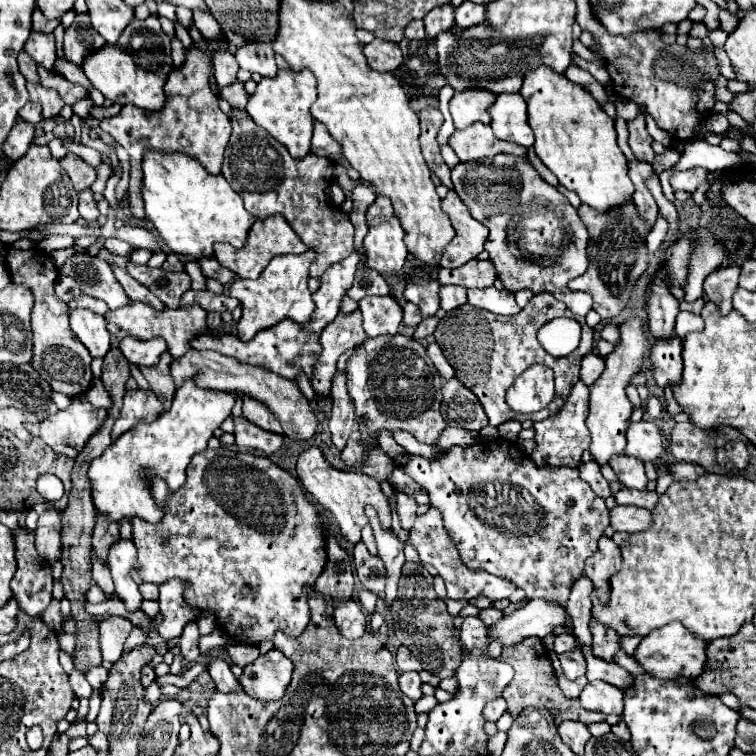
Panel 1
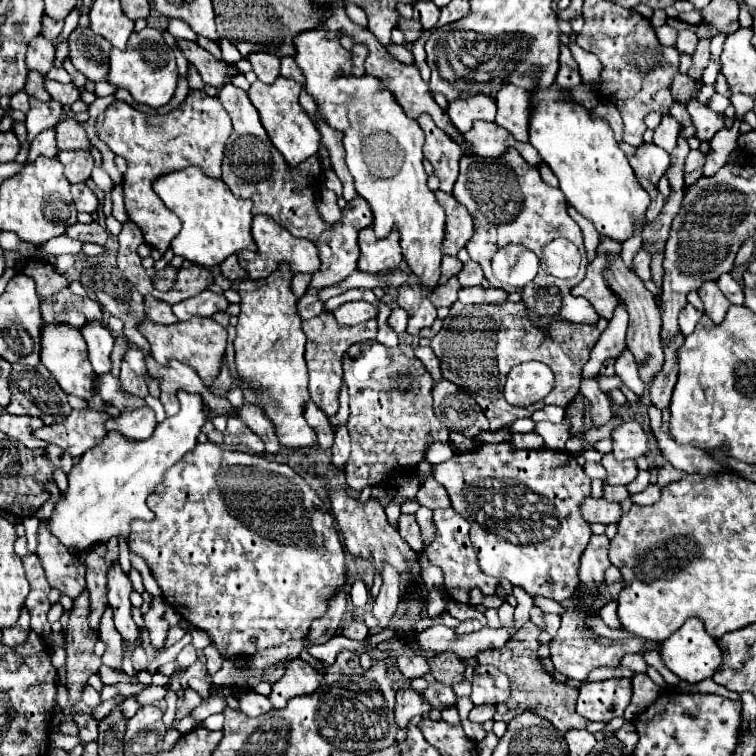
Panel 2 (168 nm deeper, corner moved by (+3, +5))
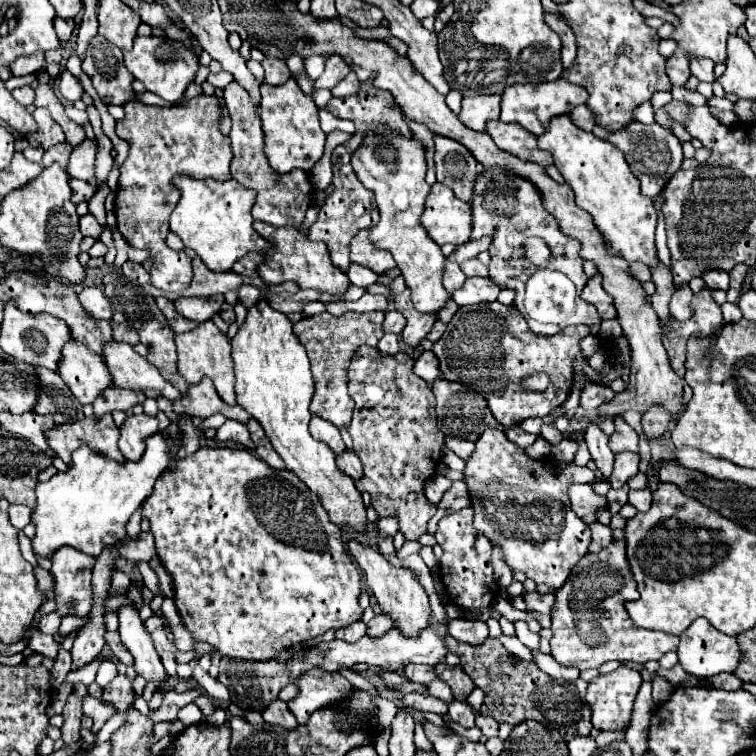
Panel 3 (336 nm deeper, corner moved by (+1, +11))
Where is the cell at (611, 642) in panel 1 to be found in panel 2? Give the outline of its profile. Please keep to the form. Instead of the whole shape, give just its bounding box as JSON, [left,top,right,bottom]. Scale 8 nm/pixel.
[579,534,611,586]

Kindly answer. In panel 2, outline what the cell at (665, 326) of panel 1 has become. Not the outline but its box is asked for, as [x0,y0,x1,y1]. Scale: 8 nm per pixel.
[629,144,669,222]

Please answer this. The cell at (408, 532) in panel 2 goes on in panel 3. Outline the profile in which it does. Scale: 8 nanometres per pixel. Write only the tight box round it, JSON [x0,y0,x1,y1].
[347,346,445,540]

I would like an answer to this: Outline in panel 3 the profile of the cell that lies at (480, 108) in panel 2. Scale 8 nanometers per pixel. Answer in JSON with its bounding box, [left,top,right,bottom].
[459,94,501,132]

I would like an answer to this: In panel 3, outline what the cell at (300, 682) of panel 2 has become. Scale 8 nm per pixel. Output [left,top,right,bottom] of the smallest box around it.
[287,668,353,724]

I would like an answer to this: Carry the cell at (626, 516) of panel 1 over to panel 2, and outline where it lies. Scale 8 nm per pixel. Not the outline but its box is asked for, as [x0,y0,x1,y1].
[581,498,621,524]

